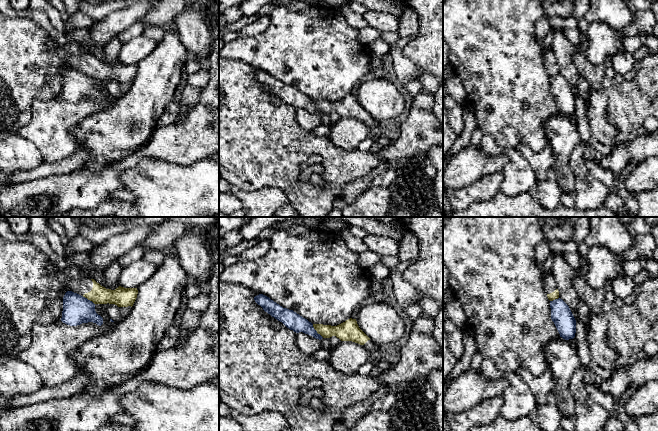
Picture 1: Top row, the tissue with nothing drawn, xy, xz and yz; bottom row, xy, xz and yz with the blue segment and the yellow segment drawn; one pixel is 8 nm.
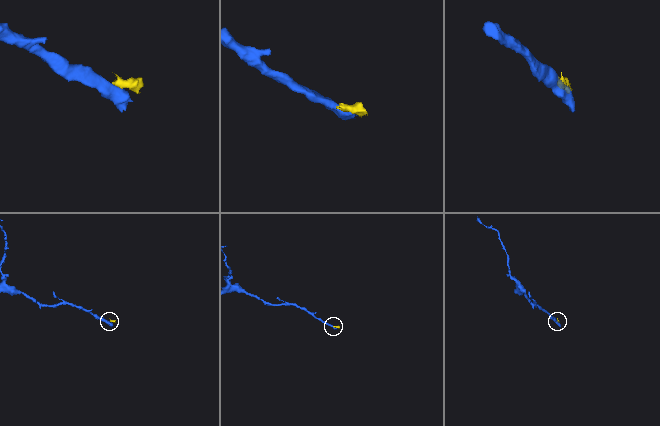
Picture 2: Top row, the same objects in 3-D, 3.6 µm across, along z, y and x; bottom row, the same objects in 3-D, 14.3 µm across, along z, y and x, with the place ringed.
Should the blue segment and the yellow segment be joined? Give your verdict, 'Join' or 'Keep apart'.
Keep apart

